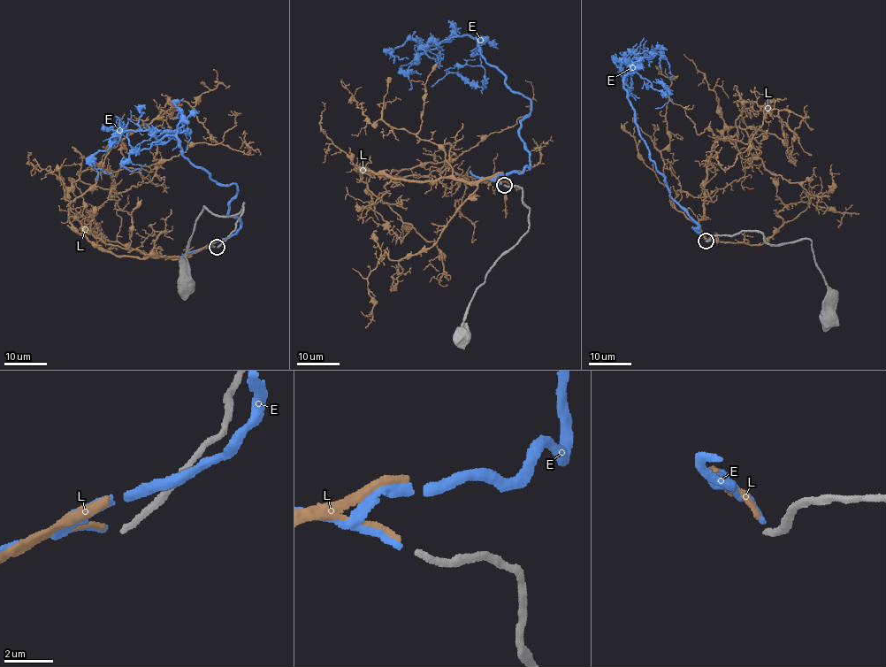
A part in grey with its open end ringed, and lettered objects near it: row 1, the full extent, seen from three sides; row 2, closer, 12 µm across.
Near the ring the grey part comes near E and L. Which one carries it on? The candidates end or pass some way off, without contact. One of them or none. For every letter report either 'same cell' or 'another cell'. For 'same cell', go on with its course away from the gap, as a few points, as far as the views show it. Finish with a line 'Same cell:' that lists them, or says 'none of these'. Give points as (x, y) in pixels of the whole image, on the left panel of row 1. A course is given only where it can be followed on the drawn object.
E: same cell; course (215, 247), (240, 226), (236, 185), (211, 180), (172, 135), (122, 133), (95, 155), (111, 172)
L: another cell
Same cell: E

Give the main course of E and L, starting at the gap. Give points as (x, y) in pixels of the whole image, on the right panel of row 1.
E: (706, 240), (671, 197), (636, 124), (621, 71), (636, 57), (631, 53), (625, 60), (632, 64), (631, 88)
L: (705, 239), (712, 146), (737, 132), (744, 102), (766, 103), (733, 165), (710, 157), (703, 166)

